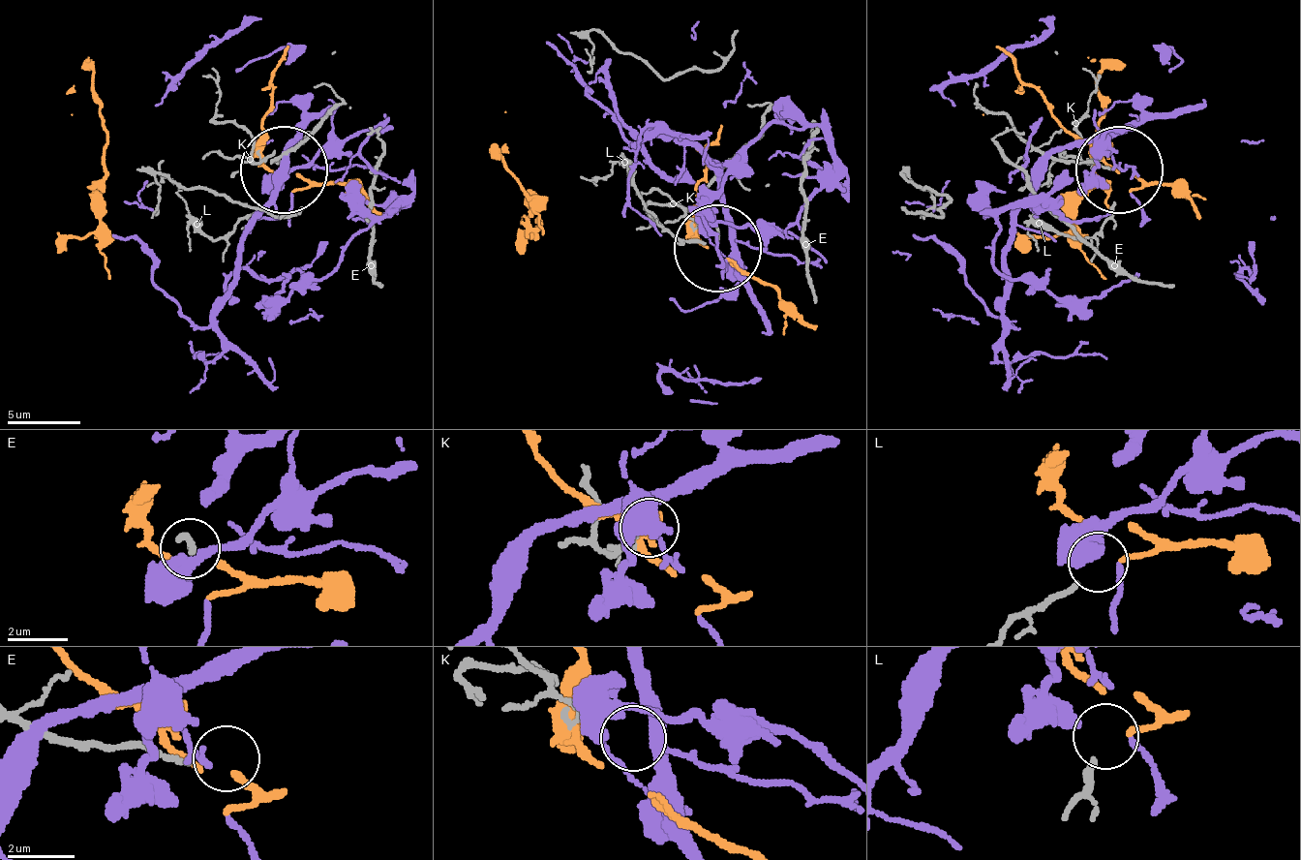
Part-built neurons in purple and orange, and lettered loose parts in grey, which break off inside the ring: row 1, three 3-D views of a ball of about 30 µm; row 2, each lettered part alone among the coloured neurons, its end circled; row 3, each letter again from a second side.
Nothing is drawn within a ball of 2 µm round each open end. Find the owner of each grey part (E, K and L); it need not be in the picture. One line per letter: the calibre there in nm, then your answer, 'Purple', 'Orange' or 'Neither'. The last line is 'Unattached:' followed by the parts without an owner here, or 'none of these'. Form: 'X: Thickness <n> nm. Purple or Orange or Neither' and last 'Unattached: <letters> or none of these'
E: Thickness 170 nm. Neither
K: Thickness 150 nm. Purple
L: Thickness 200 nm. Orange
Unattached: E

